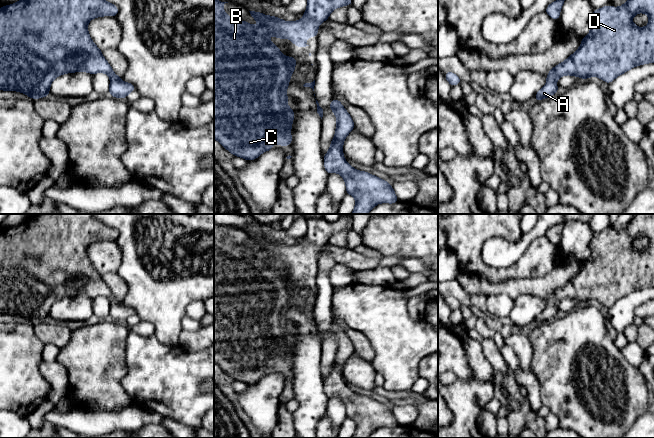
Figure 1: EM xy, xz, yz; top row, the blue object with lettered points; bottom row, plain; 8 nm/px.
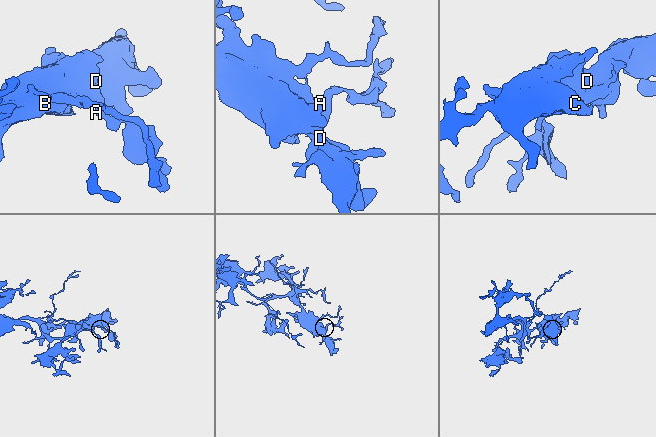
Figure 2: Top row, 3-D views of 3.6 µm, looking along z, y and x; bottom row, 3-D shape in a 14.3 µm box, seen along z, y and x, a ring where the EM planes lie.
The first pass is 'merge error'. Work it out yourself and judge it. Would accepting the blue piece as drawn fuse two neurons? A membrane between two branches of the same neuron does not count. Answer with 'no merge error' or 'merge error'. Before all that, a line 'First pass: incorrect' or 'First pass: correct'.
First pass: incorrect
no merge error

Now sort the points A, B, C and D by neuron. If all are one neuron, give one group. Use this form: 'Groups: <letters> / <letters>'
Groups: A B C D

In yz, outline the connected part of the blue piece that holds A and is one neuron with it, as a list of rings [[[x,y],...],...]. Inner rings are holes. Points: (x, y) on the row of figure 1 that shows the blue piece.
[[[628,0],[620,7],[606,5],[595,9],[590,19],[590,33],[581,39],[580,47],[546,75],[547,82],[536,93],[536,101],[558,92],[556,81],[565,75],[580,77],[584,80],[596,76],[609,84],[633,67],[654,63],[654,0]],[[637,13],[648,15],[649,23],[646,27],[637,27],[632,22],[632,18]]]

